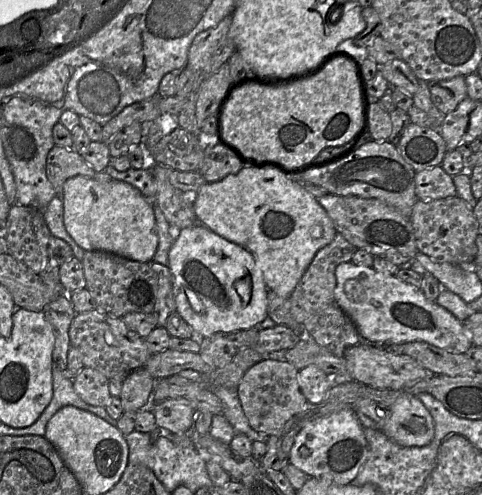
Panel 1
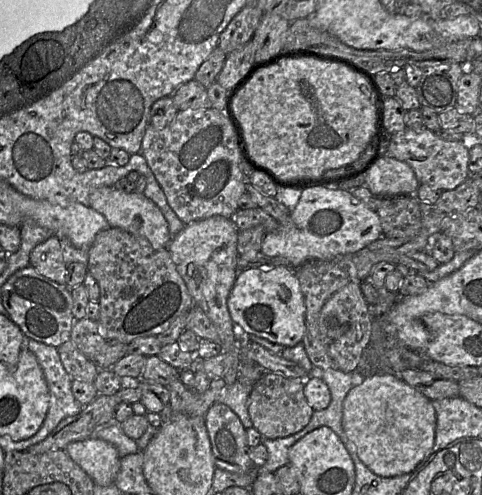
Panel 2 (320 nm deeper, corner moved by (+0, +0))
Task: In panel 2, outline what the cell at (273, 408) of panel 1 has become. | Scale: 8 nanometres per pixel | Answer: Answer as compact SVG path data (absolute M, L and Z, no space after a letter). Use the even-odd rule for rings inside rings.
M266 373L252 386L248 398L248 413L253 427L264 438L277 439L291 436L311 420L314 410L304 395L305 381L286 377L279 373Z

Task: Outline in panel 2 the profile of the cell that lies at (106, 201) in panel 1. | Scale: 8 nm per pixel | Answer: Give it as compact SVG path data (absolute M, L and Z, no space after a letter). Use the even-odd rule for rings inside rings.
M114 186L98 187L89 194L89 207L101 213L111 228L119 228L143 237L156 249L166 247L171 240L168 223L158 206L142 193L126 193Z

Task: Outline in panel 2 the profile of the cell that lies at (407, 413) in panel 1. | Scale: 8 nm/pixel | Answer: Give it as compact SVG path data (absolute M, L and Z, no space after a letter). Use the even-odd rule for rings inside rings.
M373 373L354 386L343 402L343 430L356 446L358 457L376 475L396 477L416 470L435 444L436 413L432 401L393 373Z

